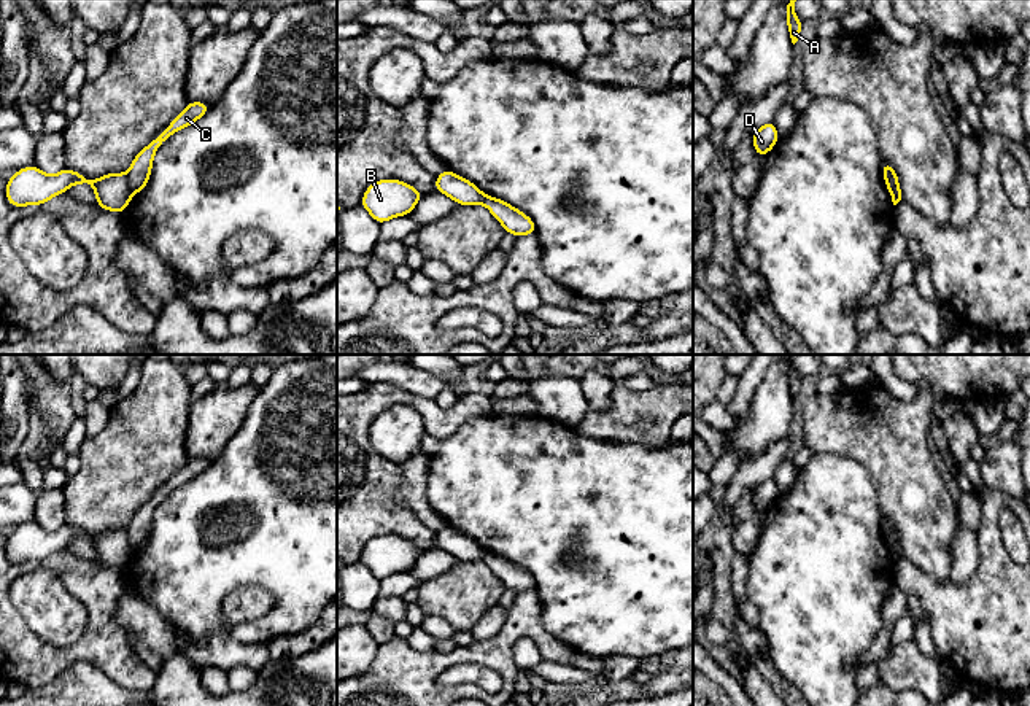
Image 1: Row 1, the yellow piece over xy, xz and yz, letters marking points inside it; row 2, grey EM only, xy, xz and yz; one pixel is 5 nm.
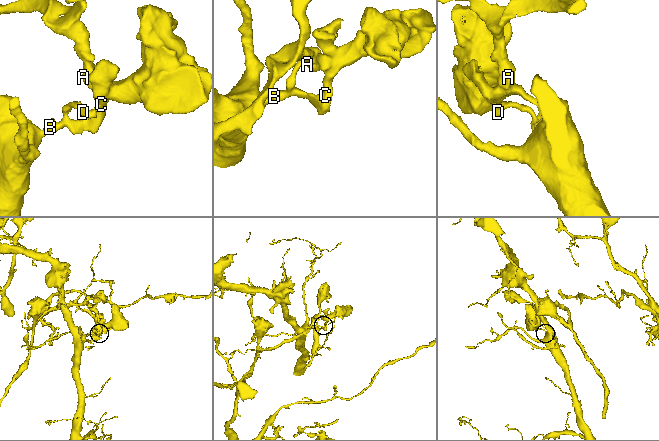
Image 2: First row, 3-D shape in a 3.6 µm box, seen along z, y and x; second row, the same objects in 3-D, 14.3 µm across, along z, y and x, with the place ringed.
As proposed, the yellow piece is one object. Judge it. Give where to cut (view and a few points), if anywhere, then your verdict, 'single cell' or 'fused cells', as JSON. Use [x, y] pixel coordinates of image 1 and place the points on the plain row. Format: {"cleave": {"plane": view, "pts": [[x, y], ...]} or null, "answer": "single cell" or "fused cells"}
{"cleave": {"plane": "xy", "pts": [[126, 530], [131, 552]]}, "answer": "fused cells"}

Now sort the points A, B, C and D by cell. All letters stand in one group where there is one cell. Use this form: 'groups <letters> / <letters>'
groups A C / B D

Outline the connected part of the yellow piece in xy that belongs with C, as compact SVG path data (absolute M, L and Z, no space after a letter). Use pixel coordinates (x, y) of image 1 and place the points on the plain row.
M189 458L188 463L172 475L170 482L135 512L127 526L130 553L140 549L148 541L153 525L153 515L157 504L175 488L200 475L208 466L208 460Z

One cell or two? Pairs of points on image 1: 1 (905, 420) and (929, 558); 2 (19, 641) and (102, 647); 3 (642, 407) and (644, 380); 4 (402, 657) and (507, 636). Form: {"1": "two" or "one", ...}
{"1": "one", "2": "one", "3": "two", "4": "one"}

